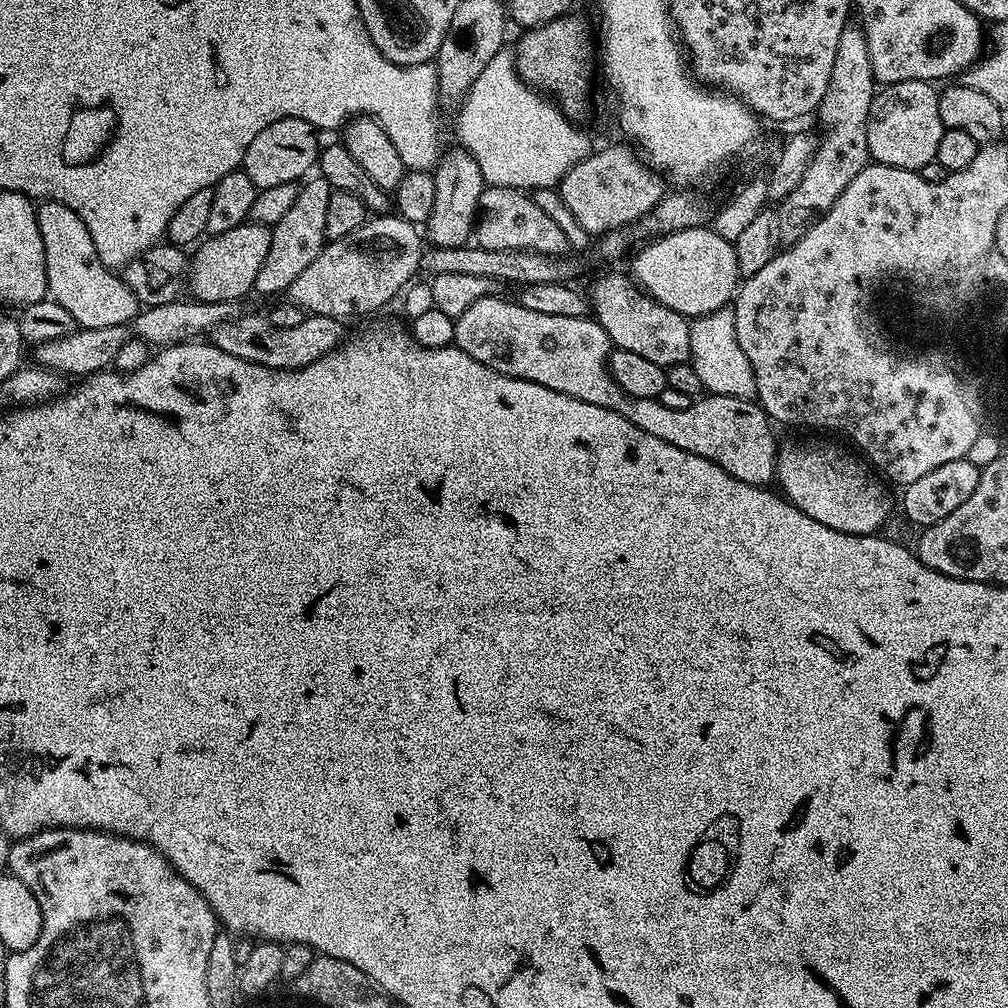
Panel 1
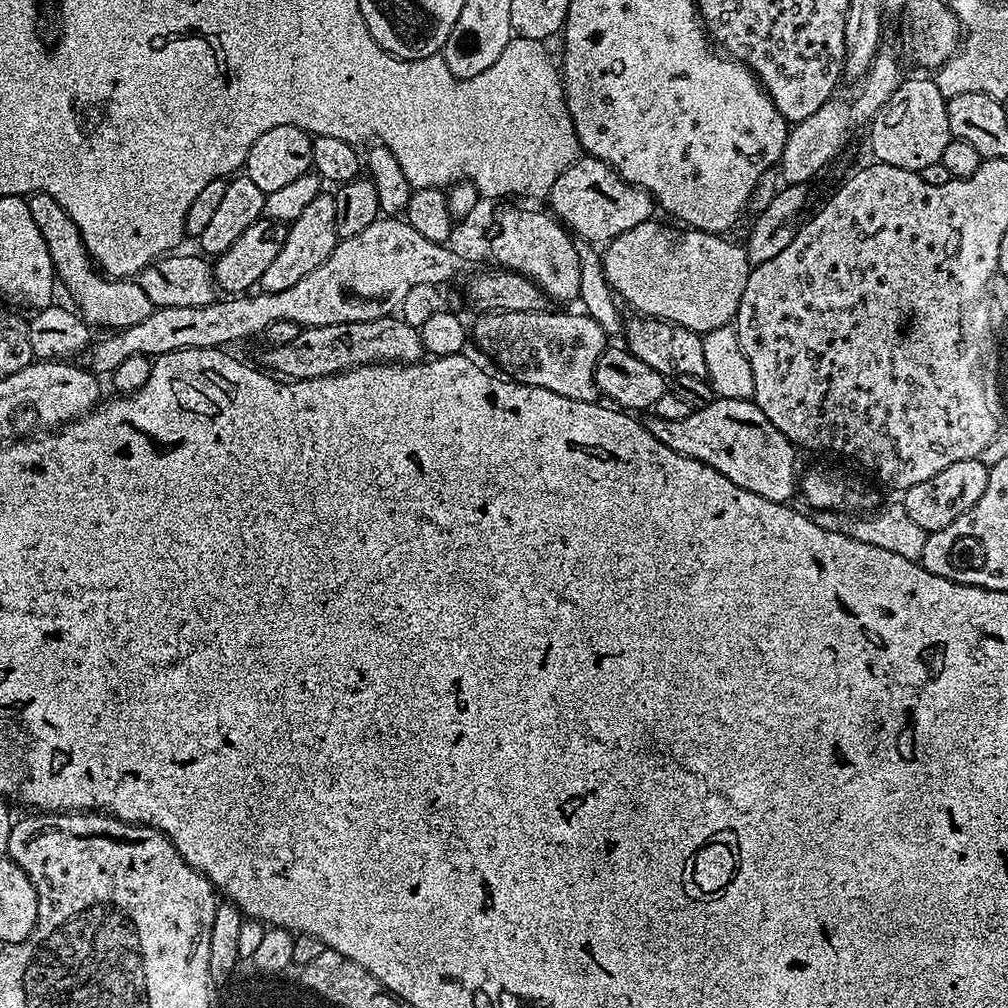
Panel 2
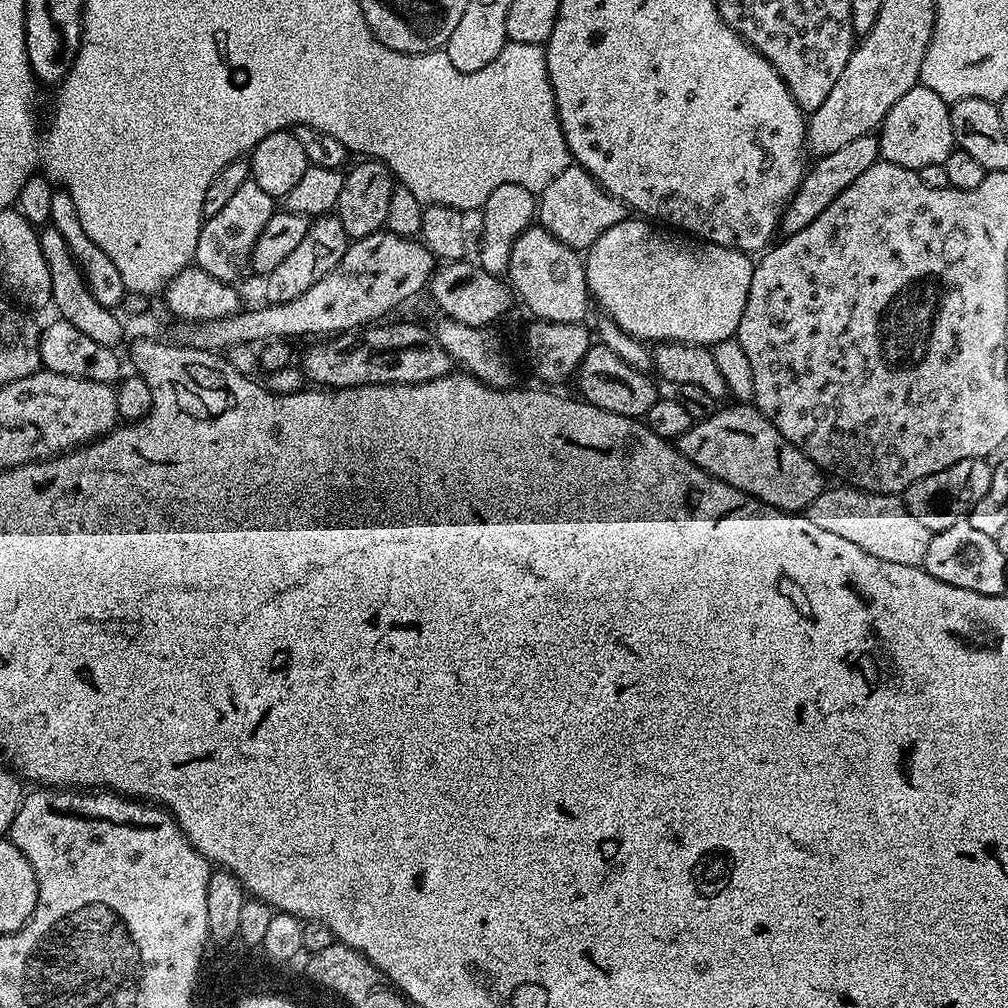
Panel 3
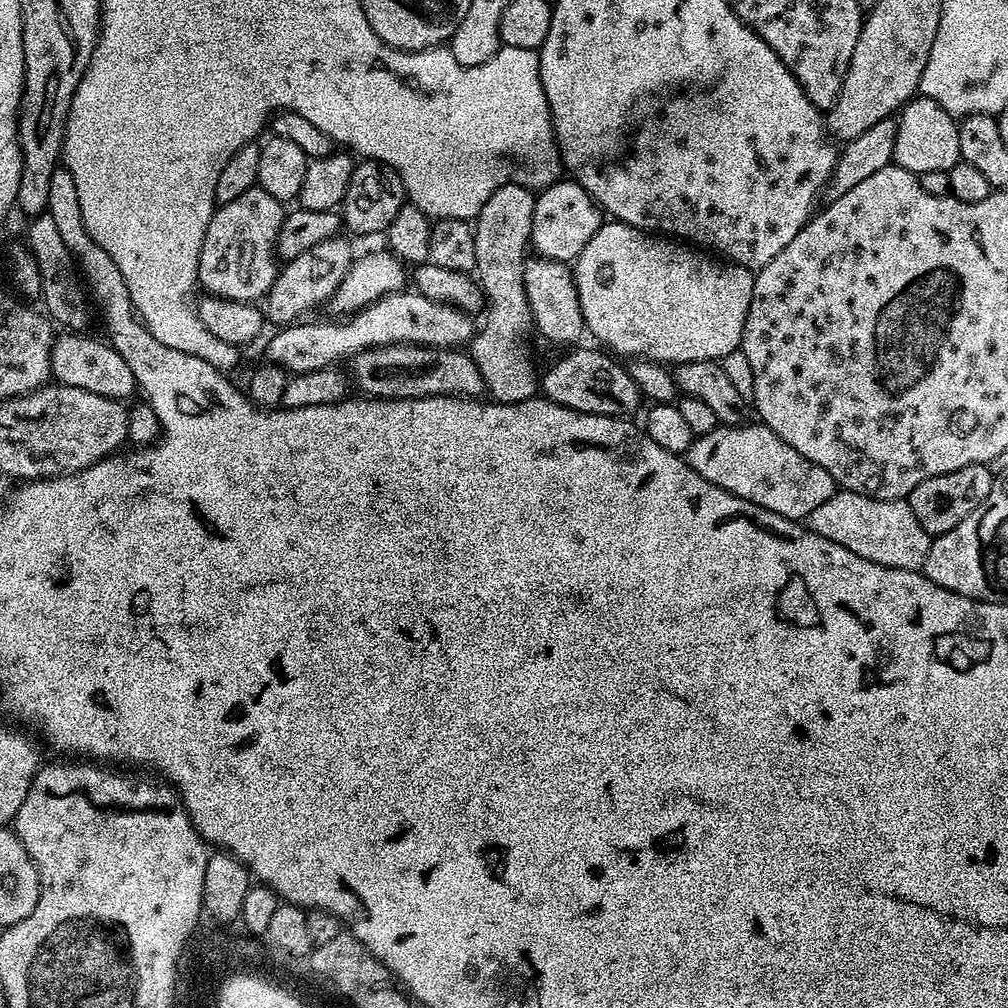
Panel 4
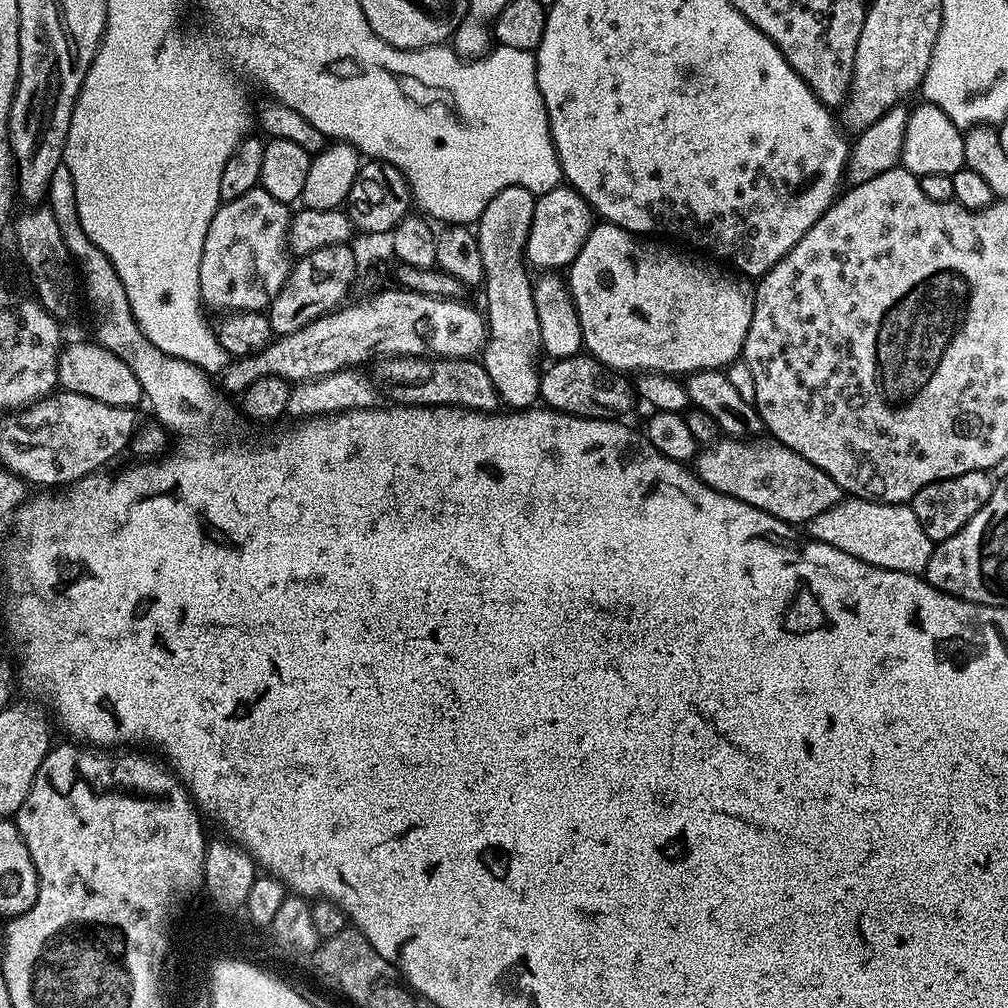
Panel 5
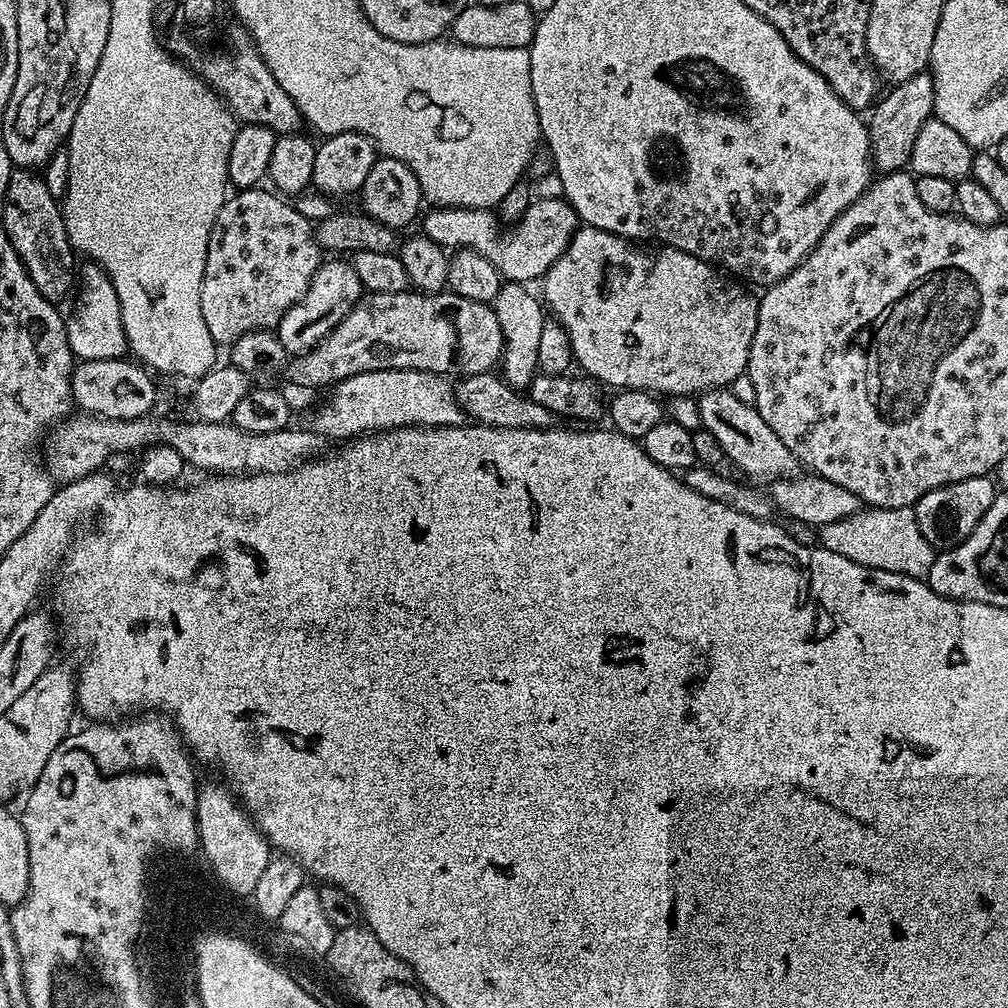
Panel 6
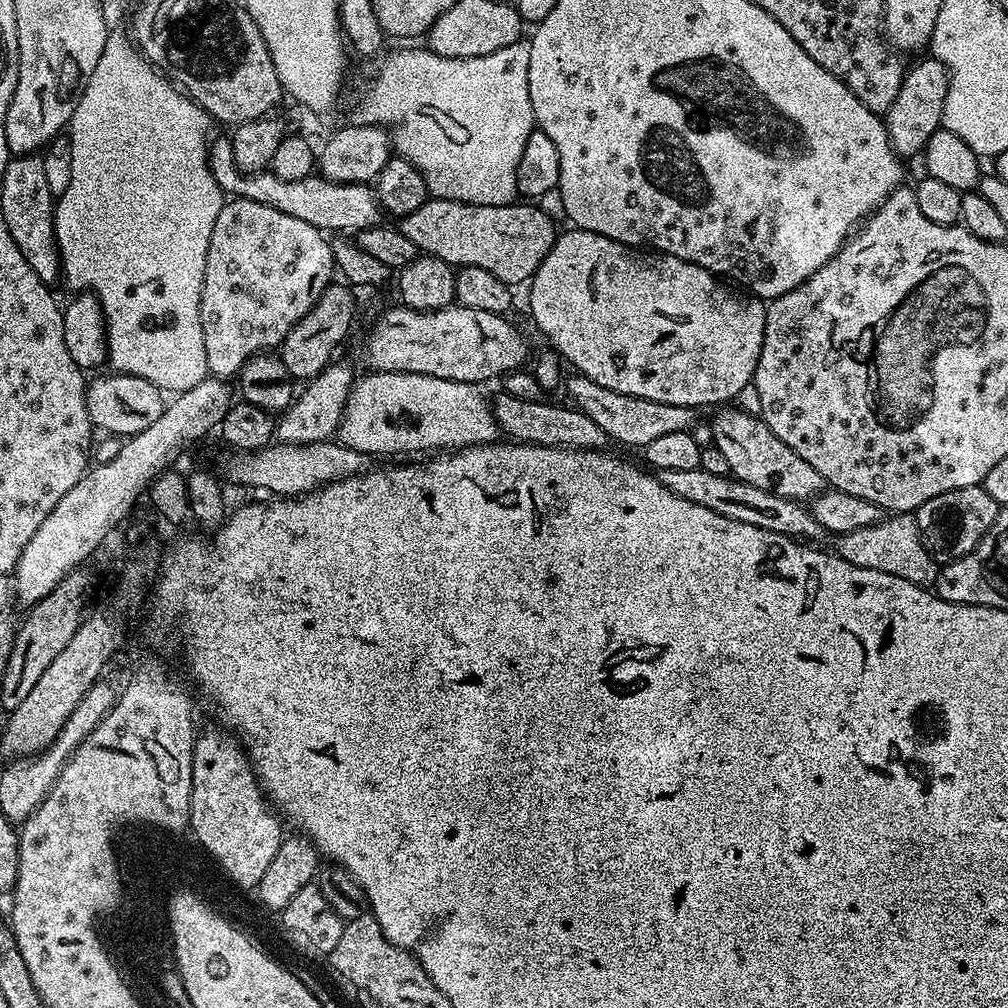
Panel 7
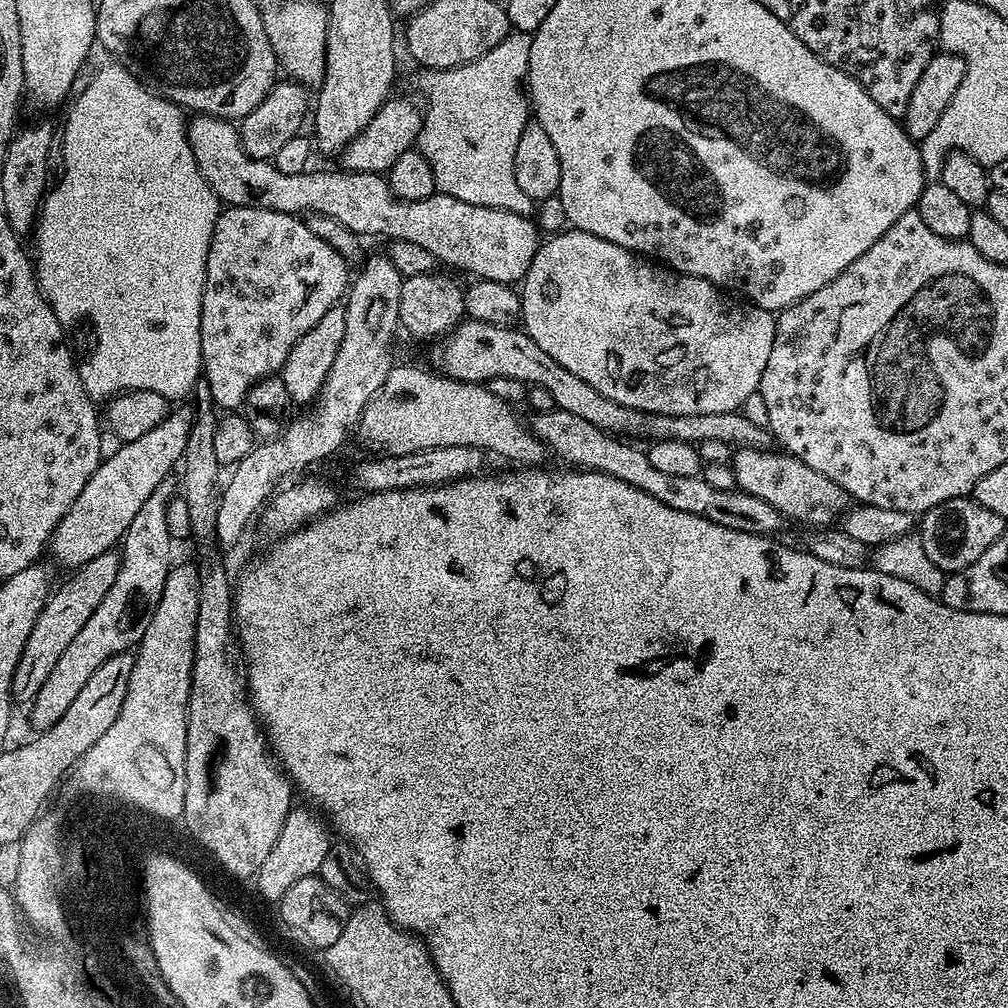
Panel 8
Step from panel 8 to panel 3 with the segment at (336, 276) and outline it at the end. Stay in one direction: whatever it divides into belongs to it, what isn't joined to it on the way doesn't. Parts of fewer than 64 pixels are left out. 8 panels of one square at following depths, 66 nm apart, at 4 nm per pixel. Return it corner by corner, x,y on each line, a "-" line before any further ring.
251,178
242,182
242,186
238,186
238,191
226,201
226,206
222,206
218,214
207,217
201,226
194,257
197,268
212,274
214,278
226,284
238,281
236,279
243,274
244,267
247,264
249,267
250,257
258,242
258,234
262,234
262,230
270,222
274,211
272,204
274,197
266,194
262,186
255,184

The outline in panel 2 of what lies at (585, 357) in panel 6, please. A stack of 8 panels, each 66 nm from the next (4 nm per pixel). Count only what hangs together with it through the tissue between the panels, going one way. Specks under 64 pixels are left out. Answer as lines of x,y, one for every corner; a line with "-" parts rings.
651,220
624,231
603,249
604,276
613,291
619,294
639,315
670,321
701,334
723,328
734,319
746,280
752,269
747,249
728,241
719,233
698,231
678,226
664,226

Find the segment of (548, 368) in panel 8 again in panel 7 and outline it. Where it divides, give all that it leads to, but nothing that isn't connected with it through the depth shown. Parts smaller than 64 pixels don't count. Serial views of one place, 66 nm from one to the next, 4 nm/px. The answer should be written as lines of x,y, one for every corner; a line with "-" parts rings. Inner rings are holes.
458,303
433,312
419,312
417,308
399,306
384,312
380,321
372,328
368,341
364,344
364,356
372,372
409,372
426,374
434,378
446,378
454,382
483,385
484,380
504,376
524,364
528,356
528,344
524,336
511,324
507,315
490,310
474,310
-
572,374
572,377
567,377
566,388
568,384
568,396
573,405
580,409
582,414
586,414
586,418
591,418
592,421
599,426
601,430
606,430
609,441
620,444
625,444
628,448
636,448
642,450
650,442
654,442
654,438
663,438
666,434
676,434
678,432
687,432
695,429
696,408
687,408
684,405
666,405
665,402
647,401
646,398
632,397
630,394
618,393
617,390
606,389
605,386
600,386
590,378
581,374

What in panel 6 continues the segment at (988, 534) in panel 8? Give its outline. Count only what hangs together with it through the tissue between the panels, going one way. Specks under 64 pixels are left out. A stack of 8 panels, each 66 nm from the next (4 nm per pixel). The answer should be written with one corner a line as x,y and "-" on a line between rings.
991,475
978,478
962,478
962,482
950,482
946,486
938,486
930,490
930,494
922,494
914,505
918,527
922,535
935,550
943,550
958,546
970,534
974,534
974,526
982,522
982,516
994,502
998,494
998,484

